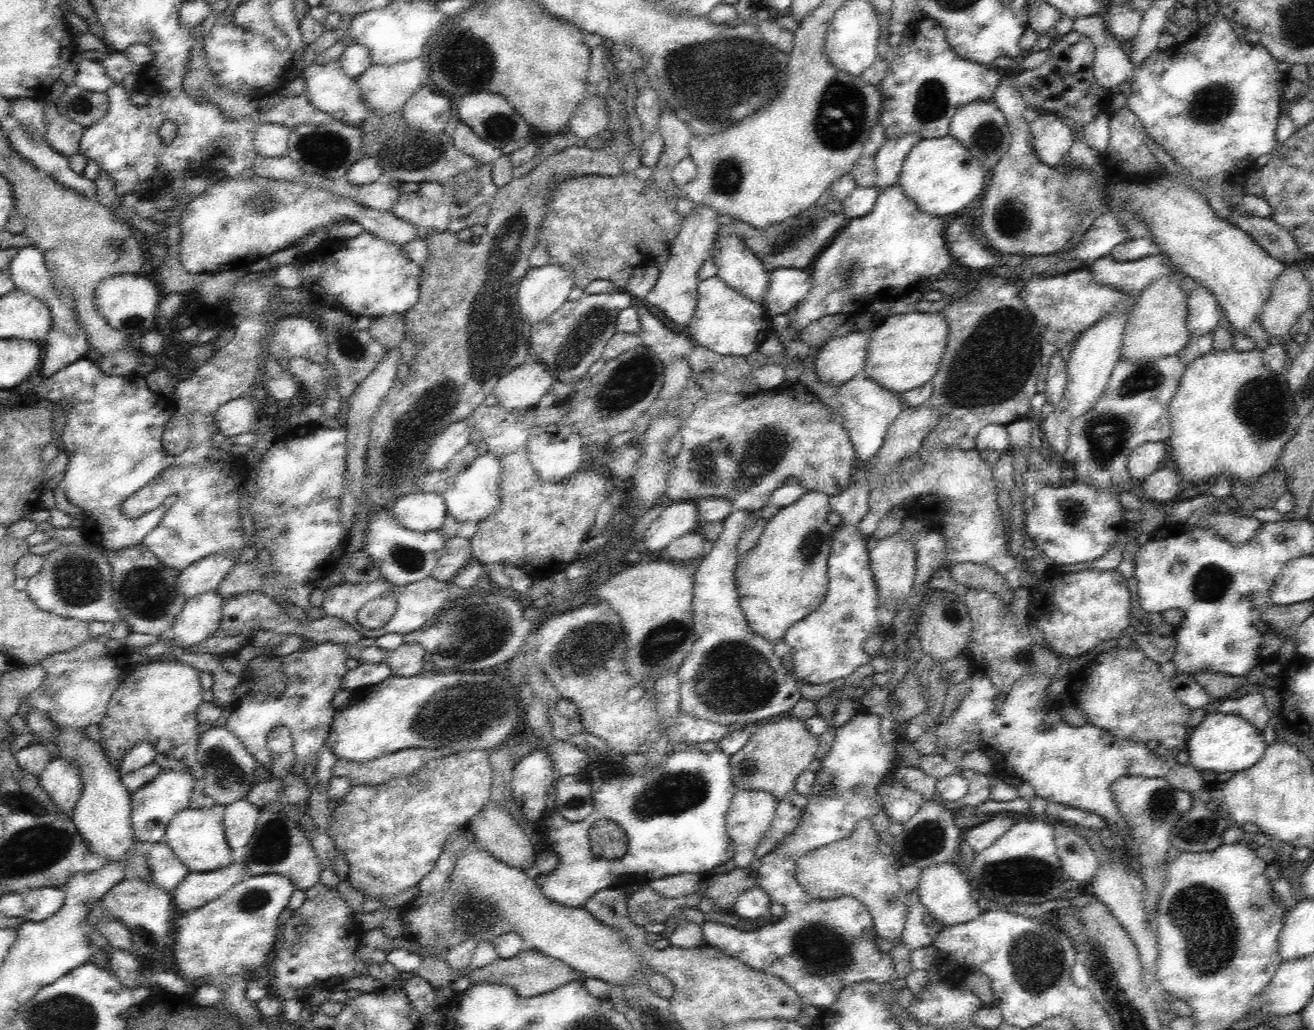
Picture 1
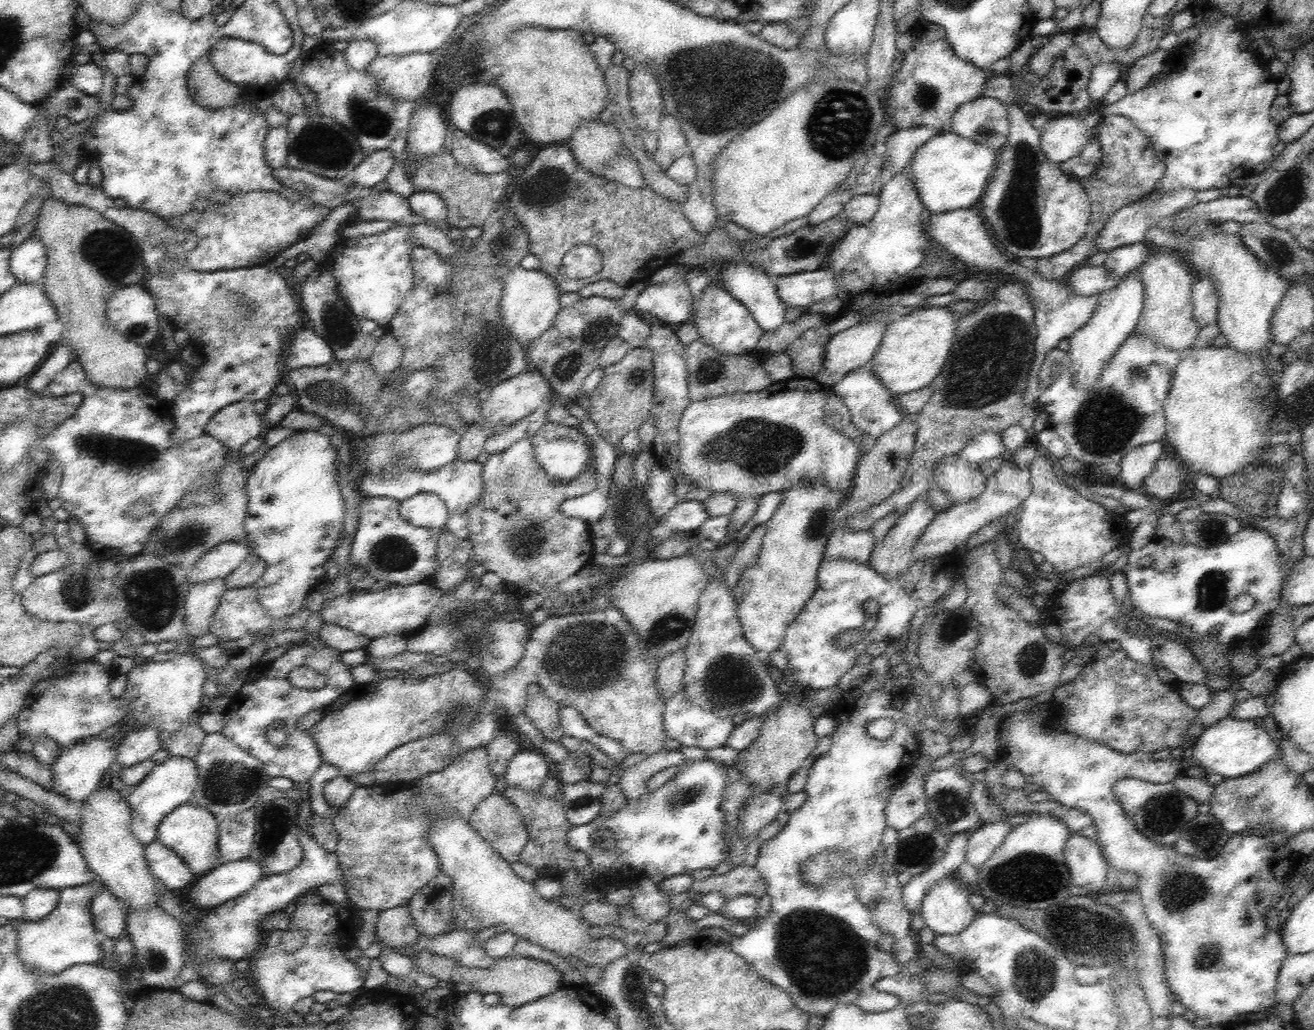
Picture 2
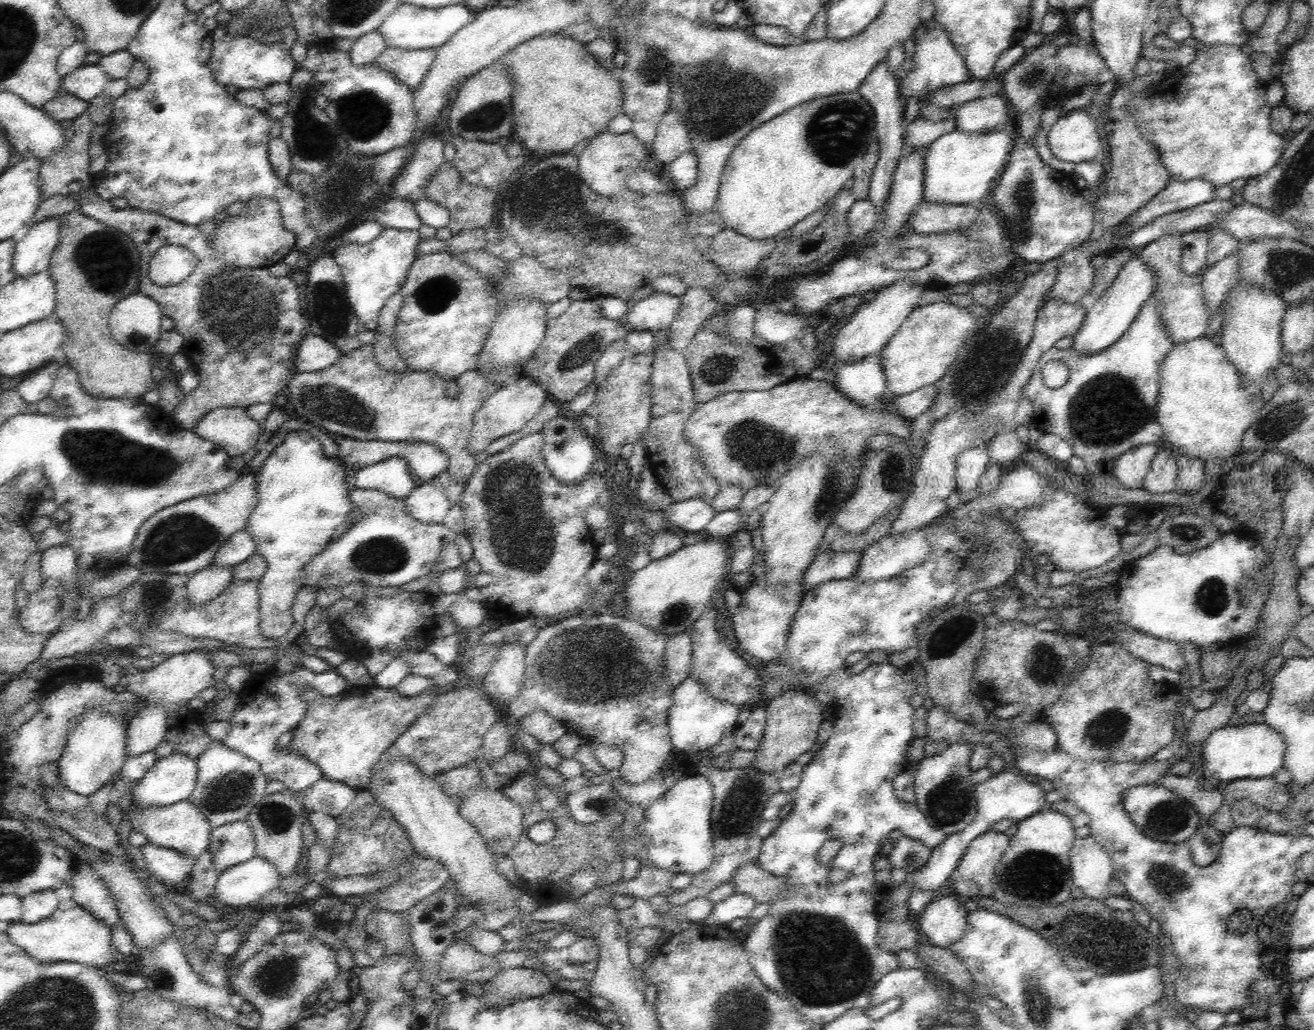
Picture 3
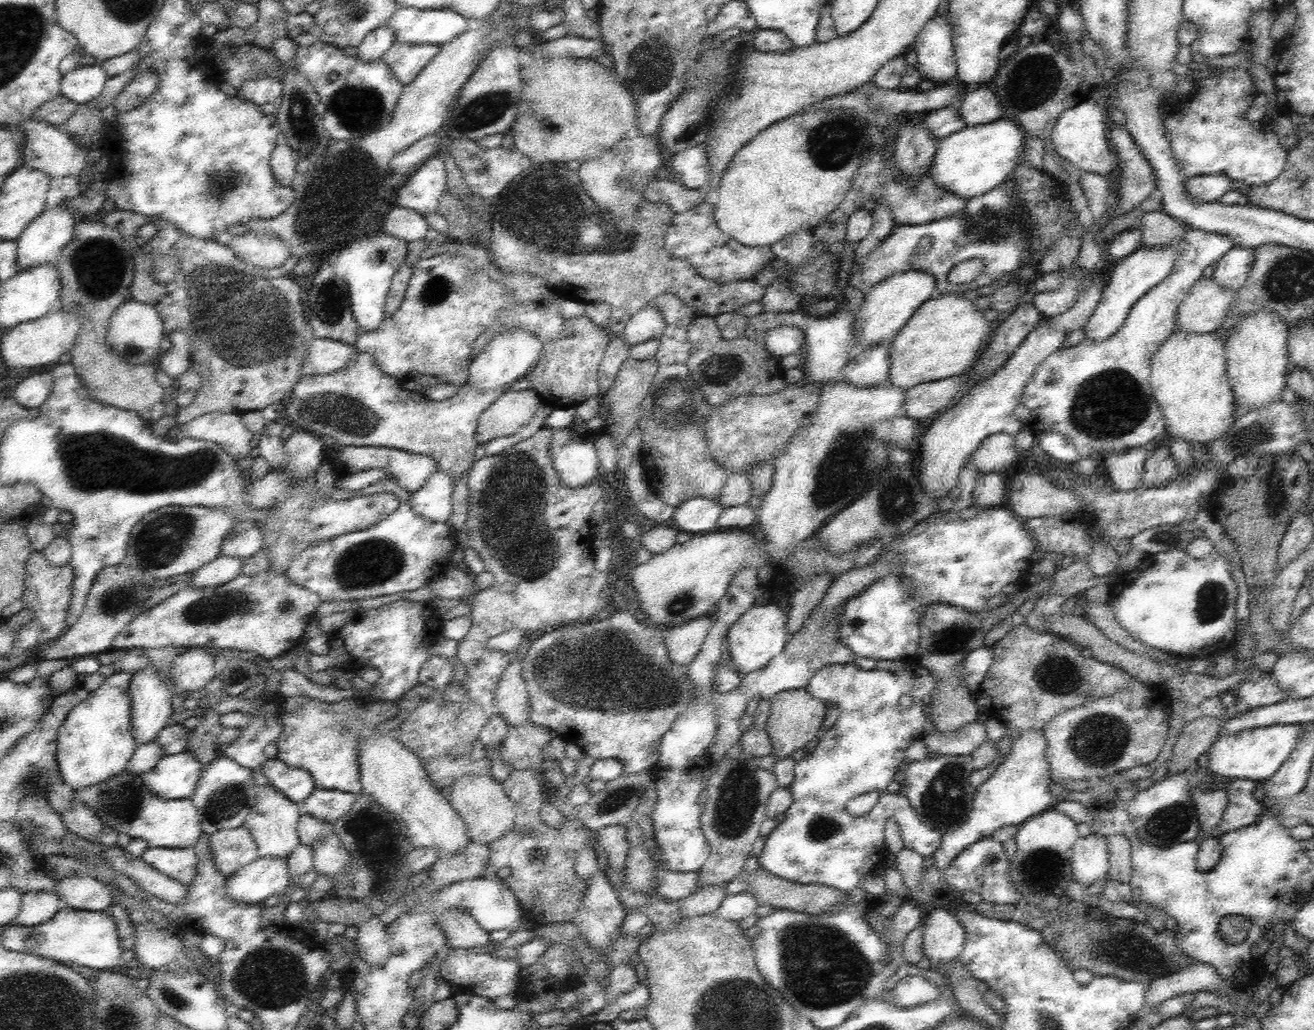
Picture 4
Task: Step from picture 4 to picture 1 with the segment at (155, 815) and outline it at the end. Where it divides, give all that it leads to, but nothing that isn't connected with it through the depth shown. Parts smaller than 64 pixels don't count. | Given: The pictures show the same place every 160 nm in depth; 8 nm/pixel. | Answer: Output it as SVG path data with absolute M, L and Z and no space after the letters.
M214 805L211 808L184 809L170 821L163 836L163 843L182 861L189 872L215 871L237 861L239 855L228 844L223 818L225 807Z

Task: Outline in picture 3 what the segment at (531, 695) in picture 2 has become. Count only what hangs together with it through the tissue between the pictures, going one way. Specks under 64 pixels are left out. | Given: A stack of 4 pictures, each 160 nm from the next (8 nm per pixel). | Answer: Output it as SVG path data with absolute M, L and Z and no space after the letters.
M534 710L518 721L516 728L531 734L540 743L555 743L566 731L567 728L553 716L544 710Z

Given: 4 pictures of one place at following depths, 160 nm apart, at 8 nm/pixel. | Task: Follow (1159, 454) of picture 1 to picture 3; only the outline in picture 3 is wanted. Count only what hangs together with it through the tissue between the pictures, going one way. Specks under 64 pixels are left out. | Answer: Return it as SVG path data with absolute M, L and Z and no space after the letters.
M1158 443L1131 448L1115 460L1112 475L1126 489L1142 489L1159 448Z

